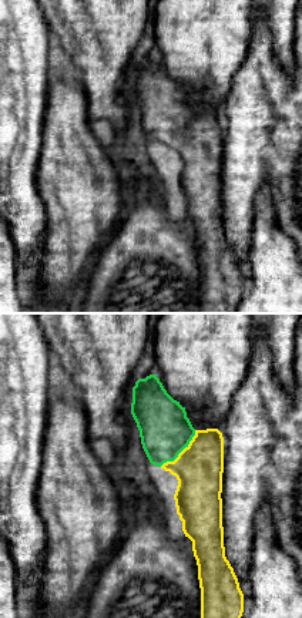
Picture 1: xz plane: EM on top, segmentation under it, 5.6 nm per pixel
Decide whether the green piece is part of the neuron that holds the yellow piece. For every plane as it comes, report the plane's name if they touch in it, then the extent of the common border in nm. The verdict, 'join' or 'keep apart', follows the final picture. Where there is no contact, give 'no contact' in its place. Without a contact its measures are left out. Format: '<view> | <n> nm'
xz | 300 nm

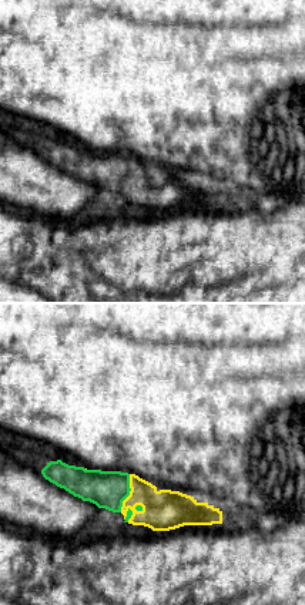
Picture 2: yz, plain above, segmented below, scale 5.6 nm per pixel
yz | 220 nm

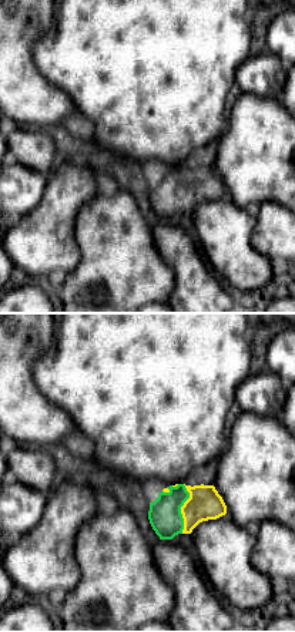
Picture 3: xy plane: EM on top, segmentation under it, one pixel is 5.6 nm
xy | 280 nm

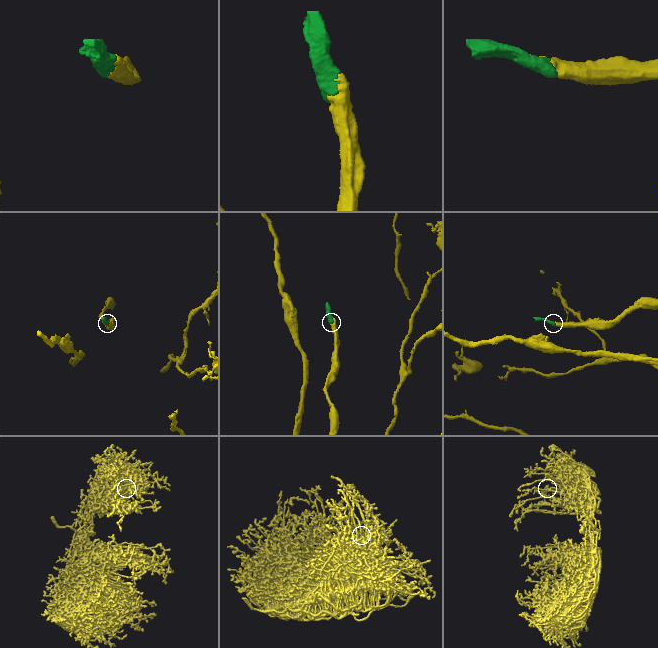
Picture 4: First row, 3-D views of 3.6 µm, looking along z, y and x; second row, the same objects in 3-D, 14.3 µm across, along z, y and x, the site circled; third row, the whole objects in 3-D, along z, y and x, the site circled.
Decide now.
join

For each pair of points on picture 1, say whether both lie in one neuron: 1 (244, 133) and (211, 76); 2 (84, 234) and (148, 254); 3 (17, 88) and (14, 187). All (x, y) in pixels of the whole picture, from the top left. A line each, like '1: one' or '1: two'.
1: two
2: two
3: one

